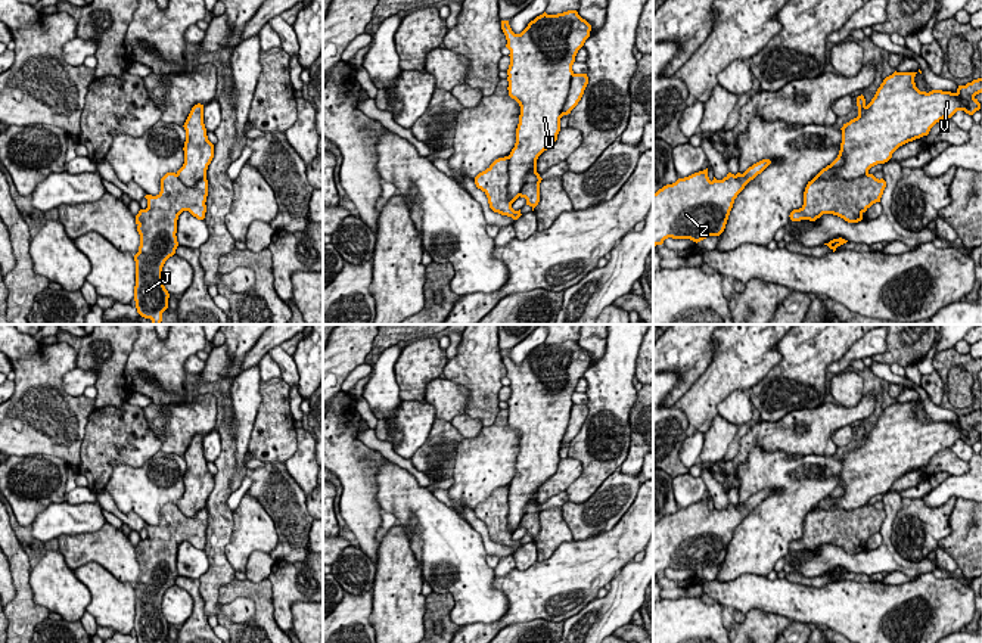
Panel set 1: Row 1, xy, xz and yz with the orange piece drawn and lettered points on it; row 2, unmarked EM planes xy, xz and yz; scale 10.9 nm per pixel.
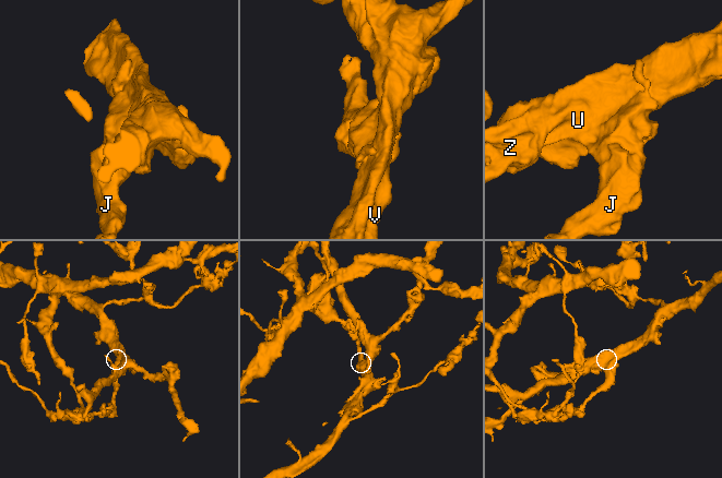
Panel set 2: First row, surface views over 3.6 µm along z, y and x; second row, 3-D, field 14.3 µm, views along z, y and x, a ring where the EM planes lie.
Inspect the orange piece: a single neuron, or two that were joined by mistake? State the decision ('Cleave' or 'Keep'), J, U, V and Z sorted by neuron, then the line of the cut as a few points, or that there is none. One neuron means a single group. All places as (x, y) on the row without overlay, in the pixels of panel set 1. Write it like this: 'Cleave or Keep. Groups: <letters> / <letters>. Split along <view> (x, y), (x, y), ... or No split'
Cleave. Groups: J / U V Z. Split along yz (867, 502), (850, 509), (830, 508), (813, 511)

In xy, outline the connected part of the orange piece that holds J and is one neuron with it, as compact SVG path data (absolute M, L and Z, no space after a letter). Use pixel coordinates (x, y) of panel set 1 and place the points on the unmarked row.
M167 503L161 509L161 522L156 526L146 525L147 538L136 546L137 562L140 565L139 583L136 591L134 631L137 643L164 643L168 639L170 624L162 614L162 597L165 591L175 584L177 550L183 541L189 541L198 550L205 549L208 526L208 510L199 510L193 518L180 512L175 503Z

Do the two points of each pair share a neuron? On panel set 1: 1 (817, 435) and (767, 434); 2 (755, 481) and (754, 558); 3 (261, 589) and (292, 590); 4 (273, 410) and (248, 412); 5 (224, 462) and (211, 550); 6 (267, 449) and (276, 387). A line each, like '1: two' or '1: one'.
1: one
2: one
3: two
4: two
5: one
6: one

